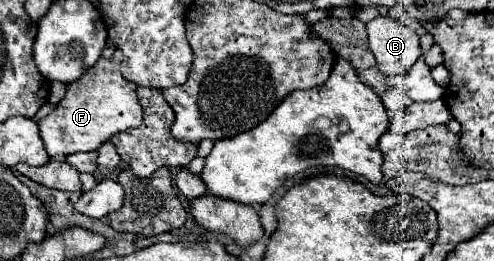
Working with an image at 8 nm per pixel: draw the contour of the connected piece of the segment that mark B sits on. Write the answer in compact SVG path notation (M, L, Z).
M377 16L367 22L369 48L385 76L399 76L409 70L423 54L415 30L403 26L391 16Z

